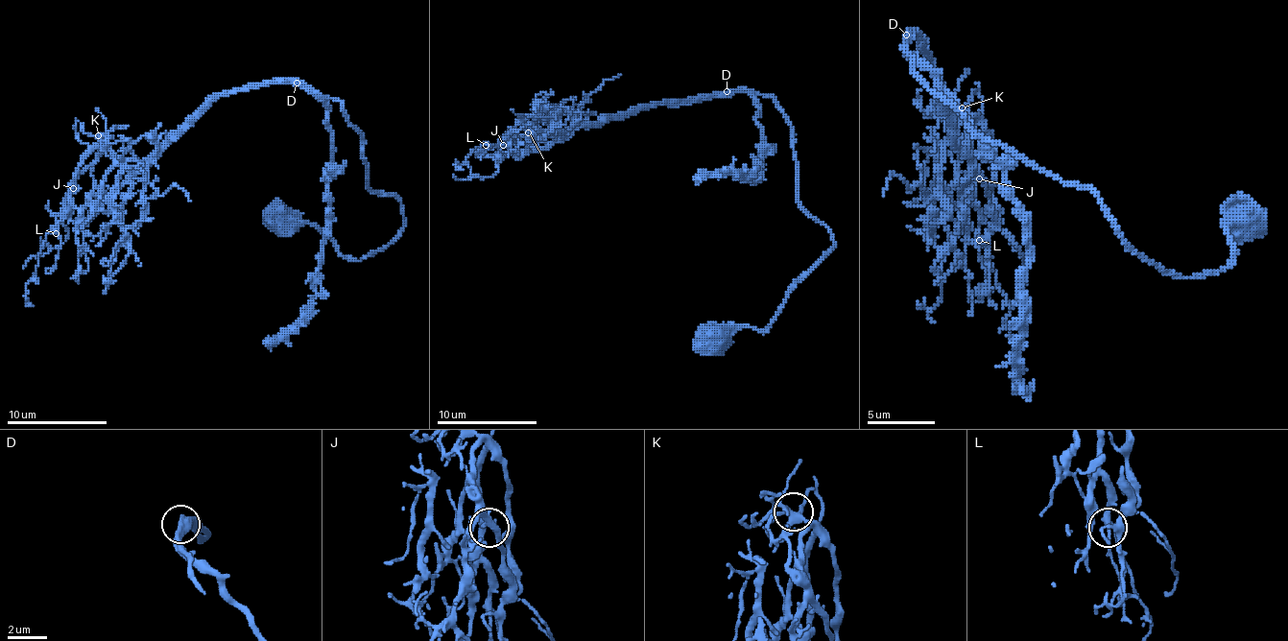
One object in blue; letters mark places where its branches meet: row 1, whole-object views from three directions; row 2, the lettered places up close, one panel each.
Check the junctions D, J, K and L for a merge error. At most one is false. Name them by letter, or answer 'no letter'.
no letter

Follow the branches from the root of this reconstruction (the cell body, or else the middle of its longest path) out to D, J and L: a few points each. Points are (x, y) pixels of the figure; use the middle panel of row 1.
D: (753, 94), (726, 92)
J: (753, 94), (638, 105), (578, 122), (565, 134), (503, 145)
L: (753, 94), (638, 105), (578, 122), (565, 134), (518, 125), (501, 145), (486, 145)

